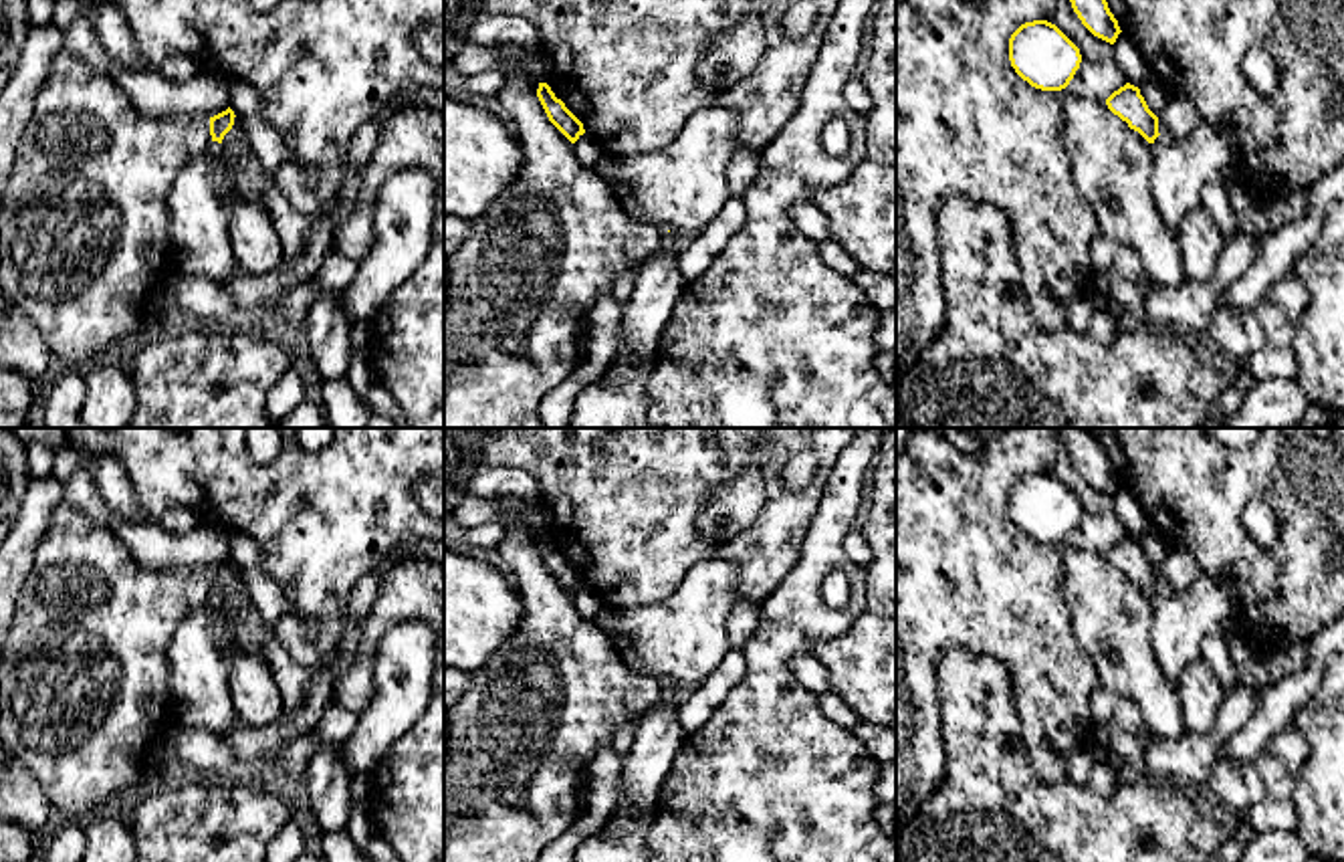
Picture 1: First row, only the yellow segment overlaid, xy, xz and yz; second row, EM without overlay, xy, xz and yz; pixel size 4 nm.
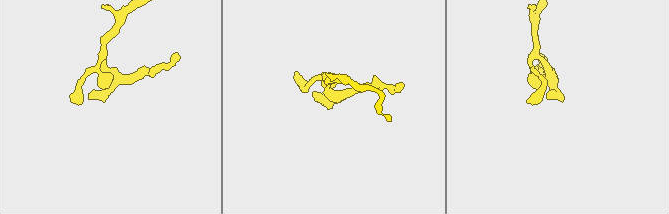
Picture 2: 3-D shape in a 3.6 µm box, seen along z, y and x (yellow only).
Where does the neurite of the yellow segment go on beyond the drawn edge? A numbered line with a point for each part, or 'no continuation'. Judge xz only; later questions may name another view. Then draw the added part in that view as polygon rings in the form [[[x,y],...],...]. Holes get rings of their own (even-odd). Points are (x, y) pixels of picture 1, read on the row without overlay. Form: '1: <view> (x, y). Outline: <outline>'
no continuation

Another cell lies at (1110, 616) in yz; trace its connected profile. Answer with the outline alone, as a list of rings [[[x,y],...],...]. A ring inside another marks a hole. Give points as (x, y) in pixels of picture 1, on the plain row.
[[[1086,549],[1066,551],[1061,591],[1072,616],[1072,634],[1096,666],[1098,684],[1134,701],[1150,735],[1181,739],[1187,733],[1181,698],[1162,676],[1152,648],[1152,596],[1114,567],[1104,553]]]

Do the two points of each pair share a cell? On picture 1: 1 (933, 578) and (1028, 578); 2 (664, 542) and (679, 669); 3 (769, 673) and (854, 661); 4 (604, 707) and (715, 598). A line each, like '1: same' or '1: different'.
1: same
2: different
3: different
4: different

